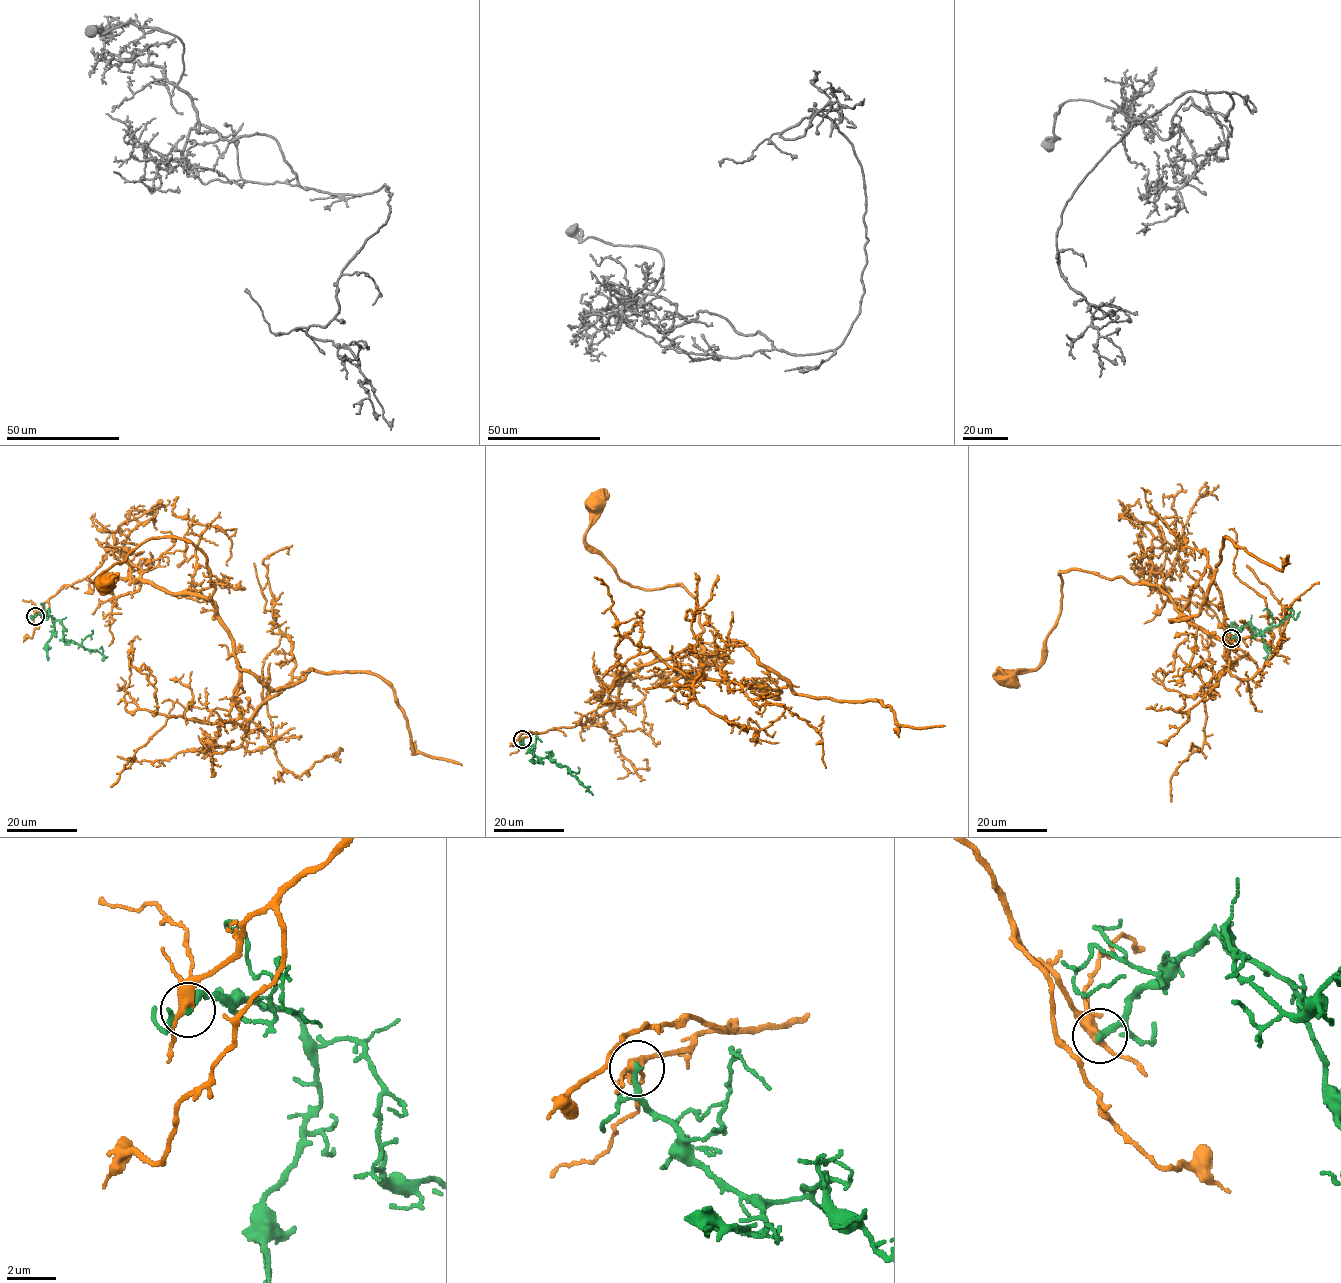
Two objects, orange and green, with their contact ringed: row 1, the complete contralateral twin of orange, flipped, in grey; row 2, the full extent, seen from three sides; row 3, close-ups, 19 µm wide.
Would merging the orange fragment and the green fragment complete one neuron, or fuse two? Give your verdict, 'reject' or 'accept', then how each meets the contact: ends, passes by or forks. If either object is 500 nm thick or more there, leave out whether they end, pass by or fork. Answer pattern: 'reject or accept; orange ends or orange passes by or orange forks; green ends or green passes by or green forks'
reject; orange passes by; green ends

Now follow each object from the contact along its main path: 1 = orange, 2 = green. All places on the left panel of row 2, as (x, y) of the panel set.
1: (35, 616), (115, 548), (131, 577), (207, 599), (237, 667), (274, 691), (377, 674), (414, 752), (462, 765)
2: (35, 616), (44, 614), (58, 620), (64, 639), (99, 652), (103, 660), (107, 656)

